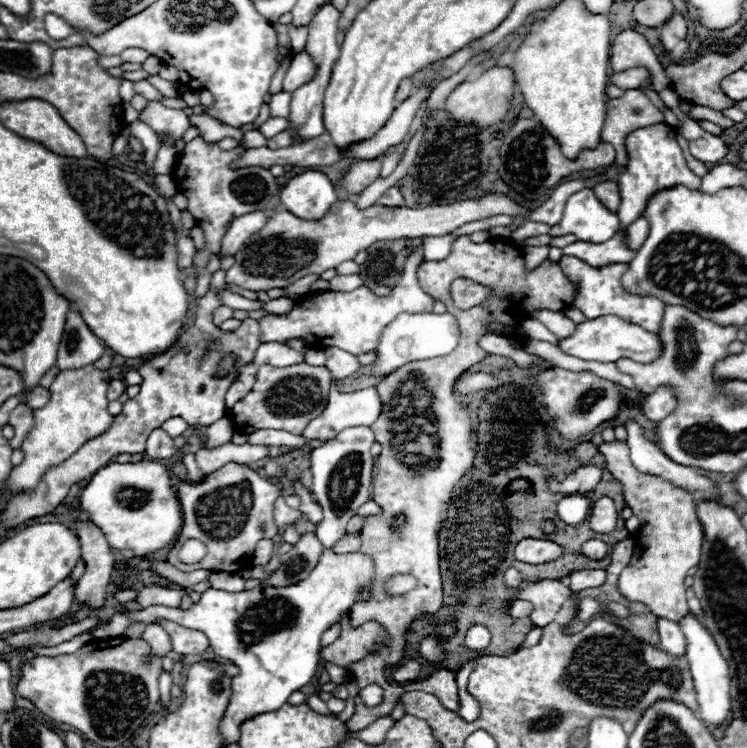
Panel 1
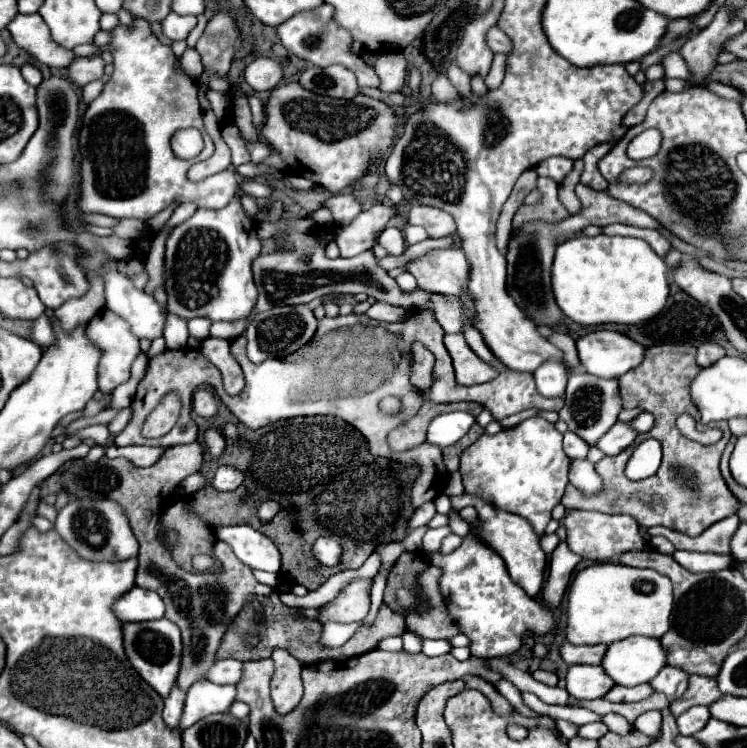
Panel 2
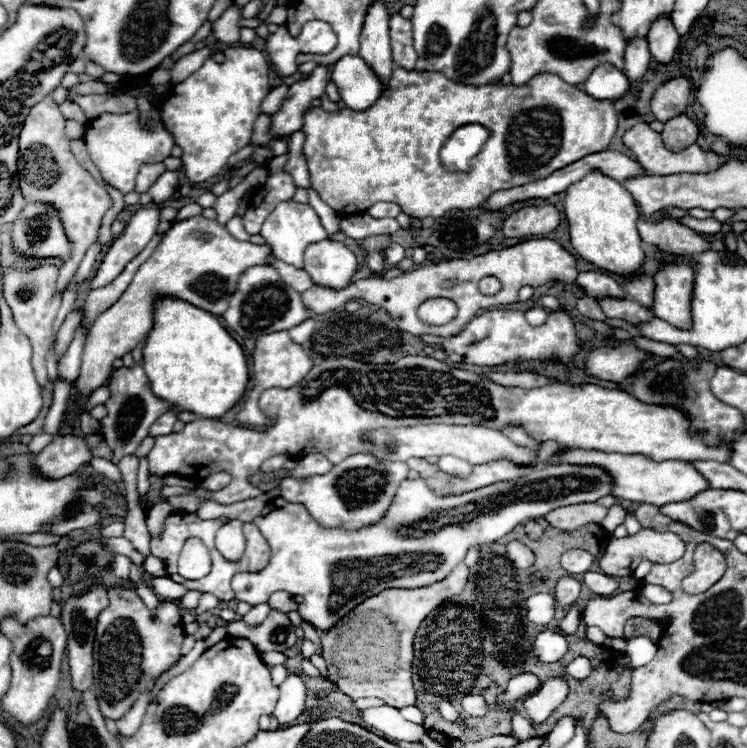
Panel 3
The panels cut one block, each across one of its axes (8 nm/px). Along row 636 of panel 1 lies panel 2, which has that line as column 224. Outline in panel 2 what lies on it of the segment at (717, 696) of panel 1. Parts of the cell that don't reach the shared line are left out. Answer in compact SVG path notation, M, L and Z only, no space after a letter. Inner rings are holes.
M208 680L196 682L186 694L186 706L180 720L180 730L196 724L208 714L224 714L236 702L236 686L220 686Z

